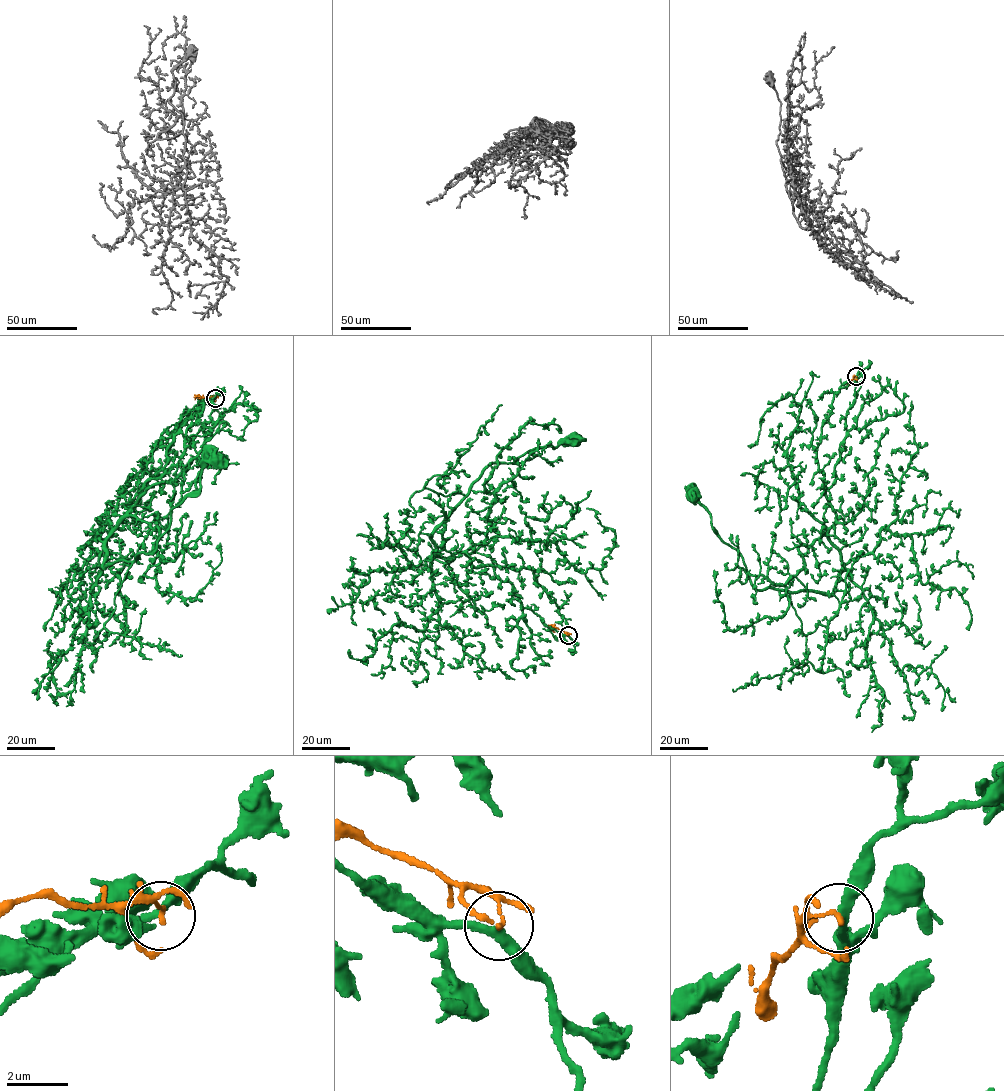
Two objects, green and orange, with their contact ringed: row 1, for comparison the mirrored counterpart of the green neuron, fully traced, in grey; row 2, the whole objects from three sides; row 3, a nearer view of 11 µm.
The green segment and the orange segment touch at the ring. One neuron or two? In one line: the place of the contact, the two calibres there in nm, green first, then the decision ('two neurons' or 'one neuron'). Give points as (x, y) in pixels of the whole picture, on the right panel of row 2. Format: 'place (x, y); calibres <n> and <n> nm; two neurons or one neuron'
place (856, 376); calibres 240 and 130 nm; two neurons

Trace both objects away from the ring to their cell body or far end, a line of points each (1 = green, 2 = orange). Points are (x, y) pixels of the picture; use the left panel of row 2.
1: (215, 398), (174, 436), (166, 464), (105, 542), (103, 566), (153, 552), (173, 508), (196, 494), (216, 460)
2: (215, 398), (193, 397)

